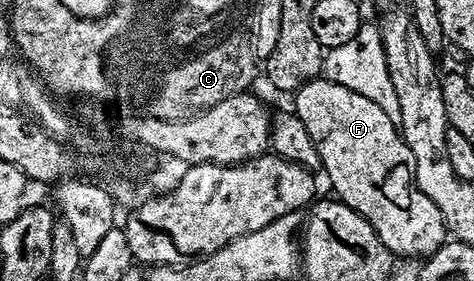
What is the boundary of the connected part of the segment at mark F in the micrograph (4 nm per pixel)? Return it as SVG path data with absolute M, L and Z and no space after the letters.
M325 76L307 82L301 90L295 91L294 98L294 113L306 126L310 139L316 142L323 173L328 173L328 182L332 185L331 193L361 214L370 228L378 232L378 240L382 240L382 244L386 244L394 256L423 259L433 254L446 240L442 212L438 212L438 204L434 204L434 200L430 200L430 196L418 188L416 172L412 168L414 156L400 137L398 126L390 122L382 108Z

